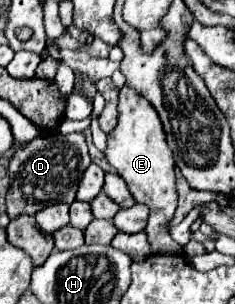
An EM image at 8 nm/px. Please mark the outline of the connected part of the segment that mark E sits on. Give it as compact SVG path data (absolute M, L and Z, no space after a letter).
M124 85L118 103L118 125L112 133L108 133L108 145L104 151L106 161L118 171L118 175L126 181L128 191L136 199L136 203L144 203L150 207L150 217L144 233L148 235L148 243L154 255L178 255L184 249L170 237L168 225L174 217L178 205L178 191L176 191L176 177L174 177L174 159L172 151L166 145L166 137L162 131L162 123L158 113L146 99L134 93L132 87Z

